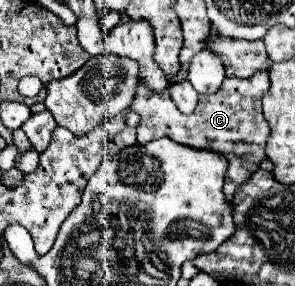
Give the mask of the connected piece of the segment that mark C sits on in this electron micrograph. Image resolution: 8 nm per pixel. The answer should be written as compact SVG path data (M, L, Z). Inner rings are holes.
M267 71L257 73L251 79L225 79L221 89L213 95L201 97L199 105L191 115L183 115L169 97L169 89L151 91L147 85L139 85L131 109L141 117L137 125L137 143L149 143L159 137L167 137L187 147L209 149L223 155L229 161L229 175L225 183L225 199L233 207L235 189L243 185L257 169L259 163L267 159L265 145L269 139L269 125L261 113L261 99L269 91L269 75ZM253 119L253 137L249 133L249 125Z

